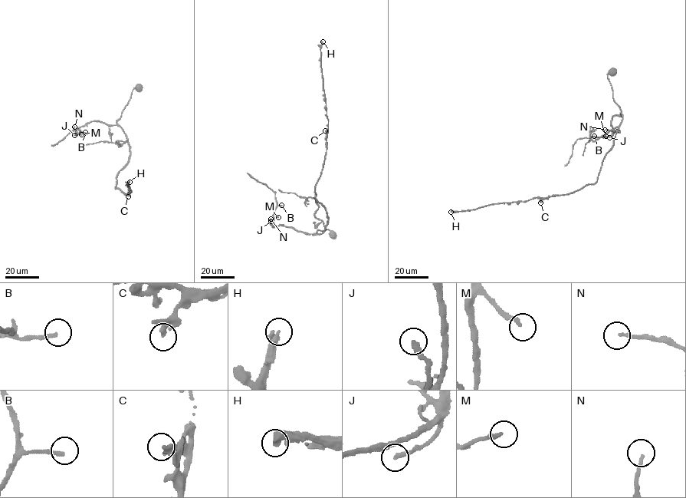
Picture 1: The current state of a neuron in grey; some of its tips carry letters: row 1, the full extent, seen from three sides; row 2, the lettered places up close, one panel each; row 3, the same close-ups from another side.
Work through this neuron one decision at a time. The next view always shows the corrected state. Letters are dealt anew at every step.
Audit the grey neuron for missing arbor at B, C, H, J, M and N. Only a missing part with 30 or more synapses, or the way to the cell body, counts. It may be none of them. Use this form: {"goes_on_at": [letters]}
{"goes_on_at": ["H"]}

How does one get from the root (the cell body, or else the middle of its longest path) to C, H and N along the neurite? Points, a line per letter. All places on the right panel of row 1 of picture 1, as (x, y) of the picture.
C: (612, 71), (607, 77), (622, 119), (597, 181), (572, 192), (544, 198), (540, 202)
H: (612, 71), (607, 77), (622, 119), (595, 183), (566, 194), (451, 212)
N: (612, 71), (607, 77), (612, 97), (621, 112), (619, 116), (612, 117), (613, 132), (605, 130)

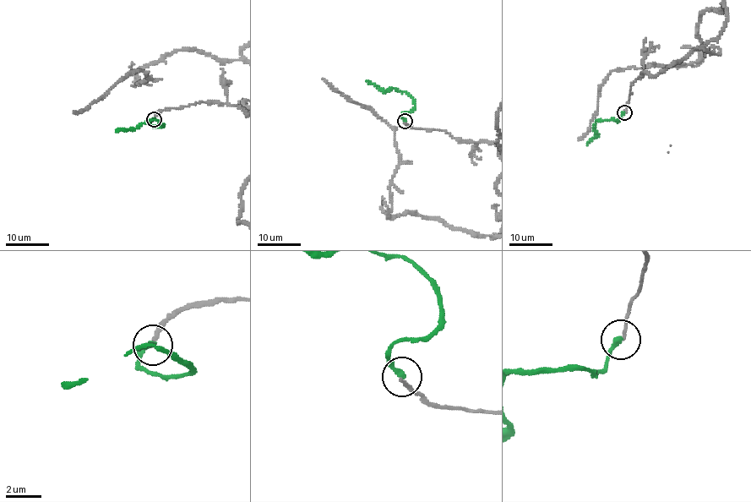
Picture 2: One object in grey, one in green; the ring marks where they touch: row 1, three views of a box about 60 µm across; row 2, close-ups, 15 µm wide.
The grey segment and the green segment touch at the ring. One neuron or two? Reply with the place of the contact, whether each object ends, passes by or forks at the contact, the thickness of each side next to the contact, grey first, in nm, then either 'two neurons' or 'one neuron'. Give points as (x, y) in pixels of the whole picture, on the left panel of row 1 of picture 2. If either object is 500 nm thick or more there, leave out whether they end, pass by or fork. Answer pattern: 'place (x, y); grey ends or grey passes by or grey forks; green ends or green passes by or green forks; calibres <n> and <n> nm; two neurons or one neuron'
place (154, 119); grey ends; green ends; calibres 150 and 280 nm; one neuron

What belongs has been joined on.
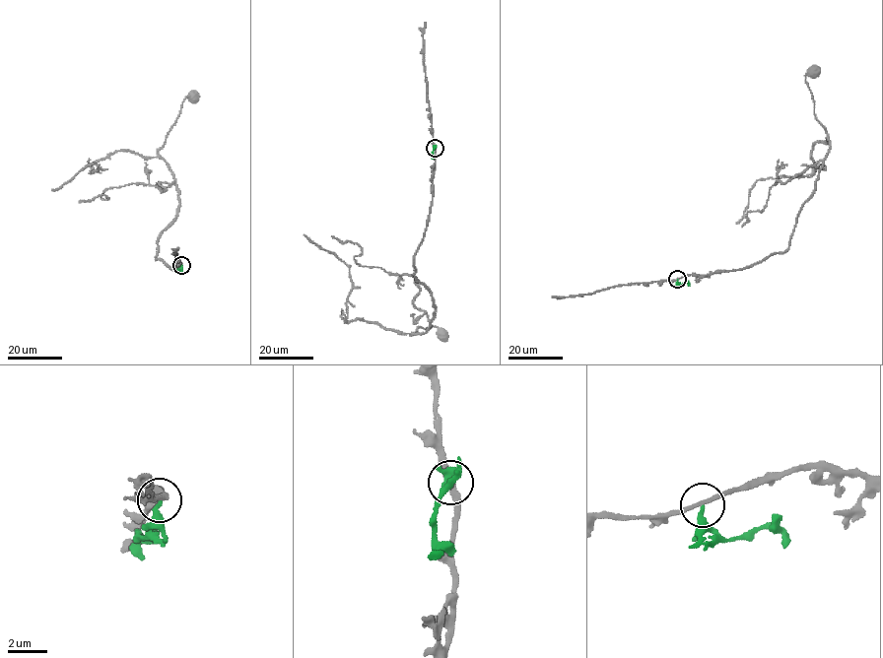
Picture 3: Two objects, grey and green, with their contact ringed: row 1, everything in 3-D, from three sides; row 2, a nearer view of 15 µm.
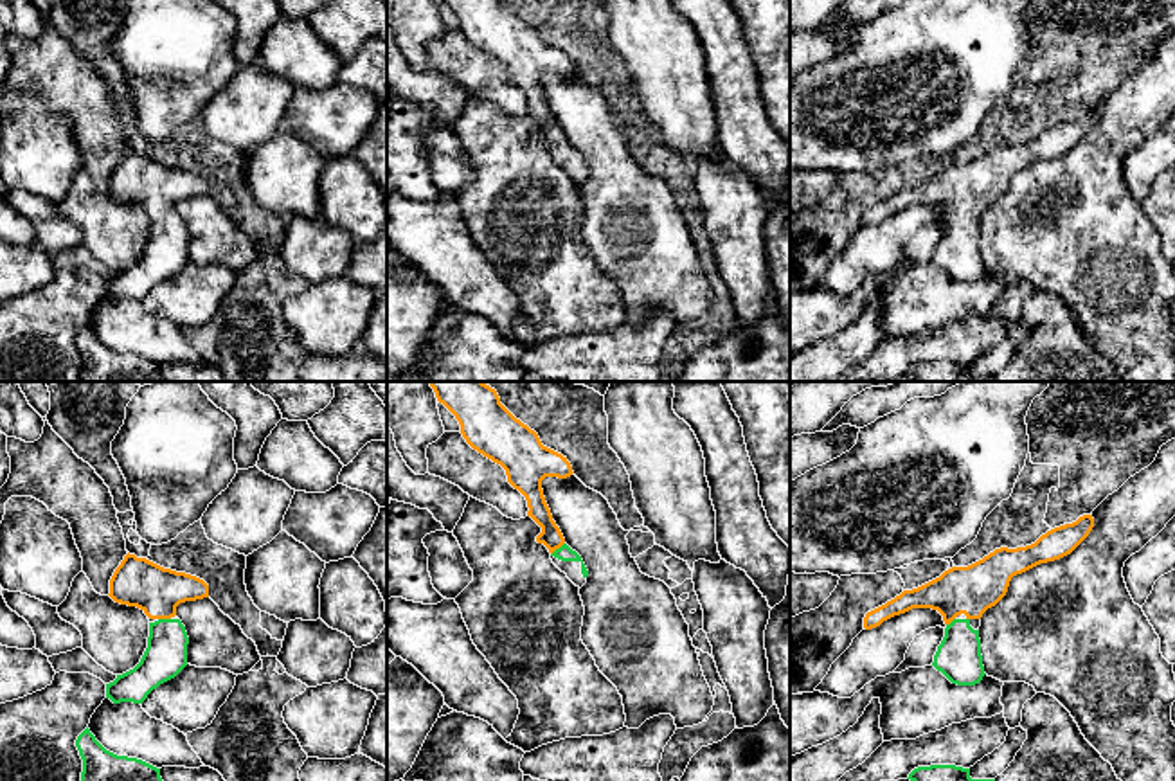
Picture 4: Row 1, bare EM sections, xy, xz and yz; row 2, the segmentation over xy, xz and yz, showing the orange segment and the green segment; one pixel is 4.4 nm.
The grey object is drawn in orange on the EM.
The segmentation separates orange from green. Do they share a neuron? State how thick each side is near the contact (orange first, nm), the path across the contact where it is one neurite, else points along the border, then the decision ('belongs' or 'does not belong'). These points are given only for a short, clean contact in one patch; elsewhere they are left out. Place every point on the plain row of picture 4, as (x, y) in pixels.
calibres 100 and 70 nm; way xz (551, 134), (556, 144), (564, 150); belongs

